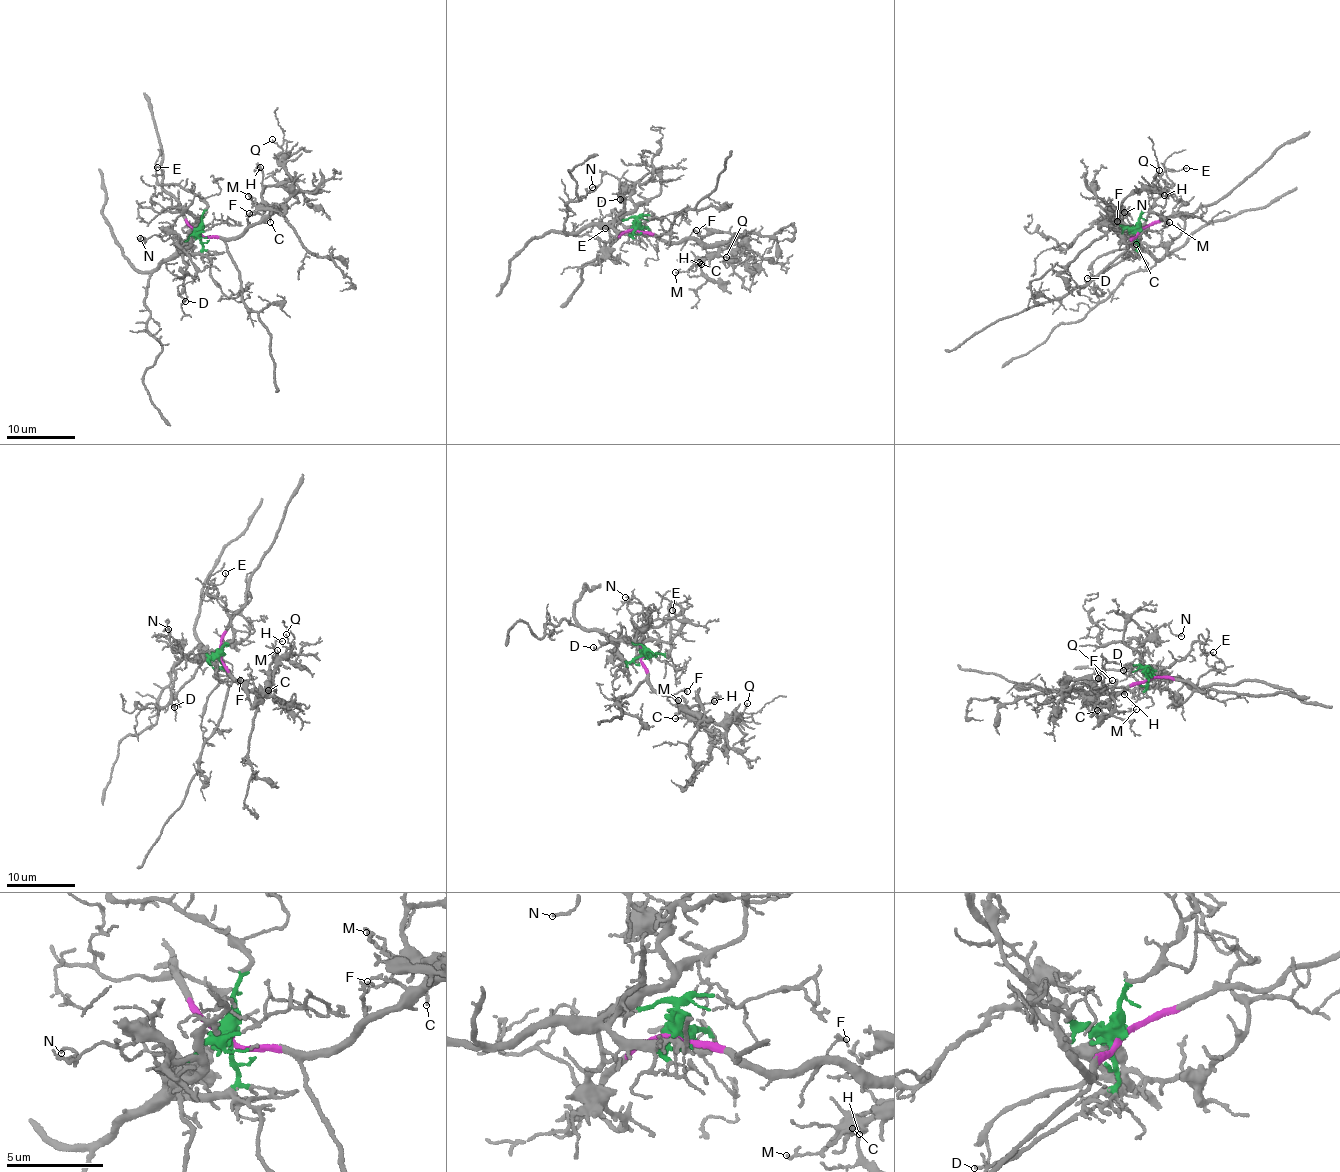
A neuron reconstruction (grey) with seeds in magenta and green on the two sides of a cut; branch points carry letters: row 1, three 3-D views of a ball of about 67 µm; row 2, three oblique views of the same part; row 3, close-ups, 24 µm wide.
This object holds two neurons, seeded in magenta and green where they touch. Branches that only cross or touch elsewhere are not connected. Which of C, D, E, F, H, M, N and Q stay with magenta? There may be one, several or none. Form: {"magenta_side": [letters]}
{"magenta_side": ["C", "F", "H", "M", "Q"]}

